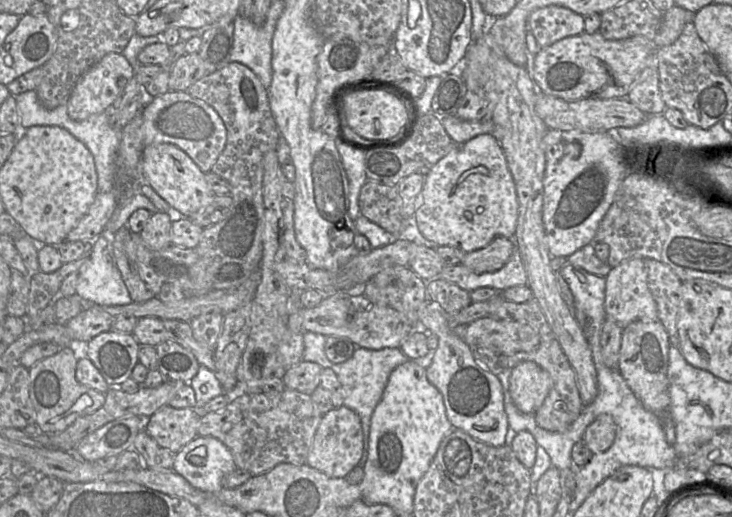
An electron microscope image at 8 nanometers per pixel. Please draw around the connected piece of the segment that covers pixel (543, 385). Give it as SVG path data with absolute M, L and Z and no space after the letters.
M523 361L512 368L511 398L515 406L524 413L535 414L552 386L550 374L533 361Z

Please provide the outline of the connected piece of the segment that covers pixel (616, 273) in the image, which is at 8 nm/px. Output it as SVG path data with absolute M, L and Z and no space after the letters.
M631 258L613 267L606 278L605 311L622 328L642 320L658 320L657 304L648 285L648 273L645 259Z

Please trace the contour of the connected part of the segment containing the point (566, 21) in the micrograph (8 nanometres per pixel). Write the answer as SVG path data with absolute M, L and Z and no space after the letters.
M550 5L534 10L528 18L528 30L539 45L550 46L555 42L585 32L584 16L569 8Z

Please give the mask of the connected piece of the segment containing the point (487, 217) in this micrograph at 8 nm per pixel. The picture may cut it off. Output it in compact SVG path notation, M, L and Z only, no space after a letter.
M480 134L454 148L426 174L422 191L415 200L414 228L436 246L451 246L464 253L484 248L497 237L513 239L519 203L515 180L499 140L493 134Z

